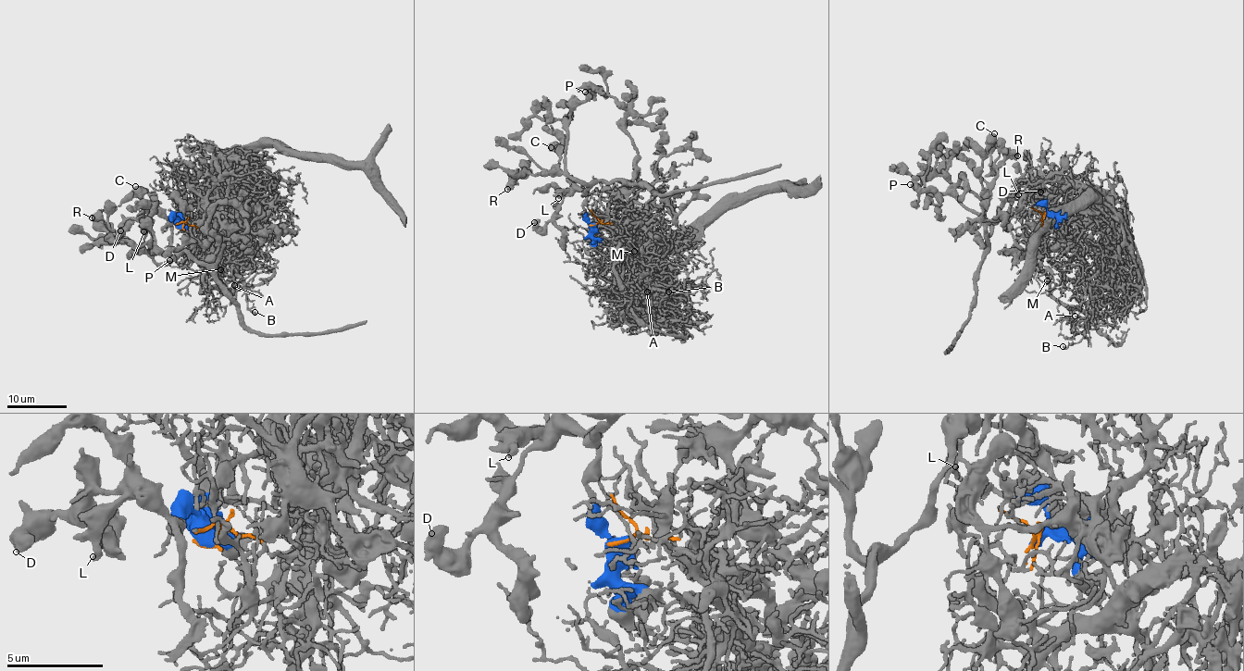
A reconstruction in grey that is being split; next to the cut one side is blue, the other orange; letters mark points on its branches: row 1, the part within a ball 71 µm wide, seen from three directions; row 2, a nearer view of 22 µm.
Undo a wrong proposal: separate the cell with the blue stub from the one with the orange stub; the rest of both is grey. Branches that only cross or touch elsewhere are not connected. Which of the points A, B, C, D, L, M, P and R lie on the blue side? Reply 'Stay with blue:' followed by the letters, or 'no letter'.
Stay with blue: C, D, L, P, R

